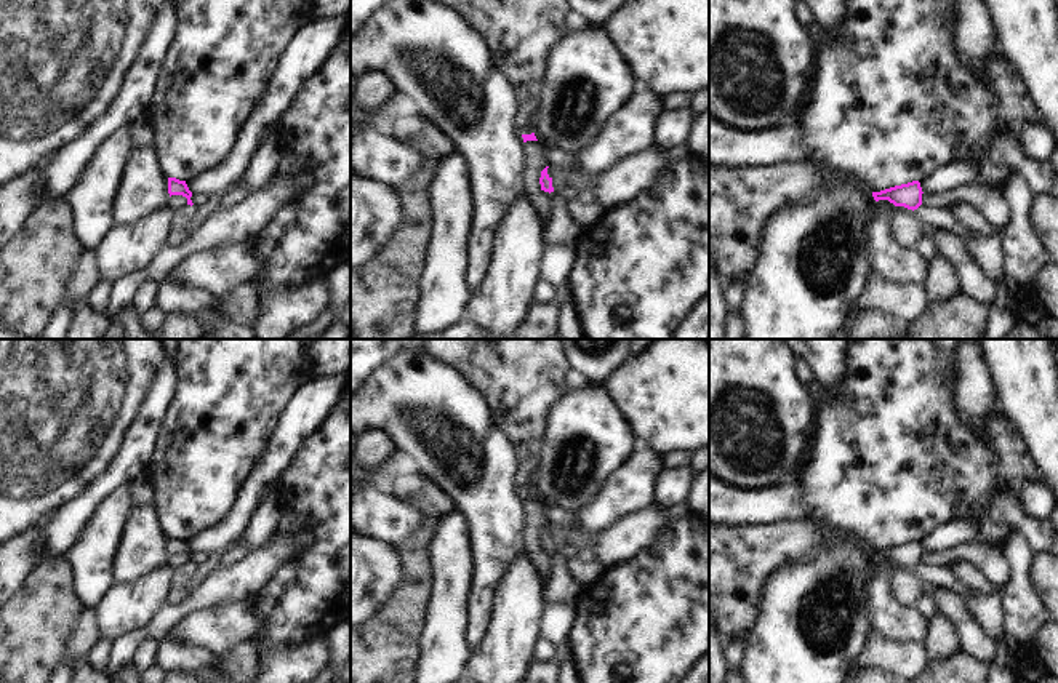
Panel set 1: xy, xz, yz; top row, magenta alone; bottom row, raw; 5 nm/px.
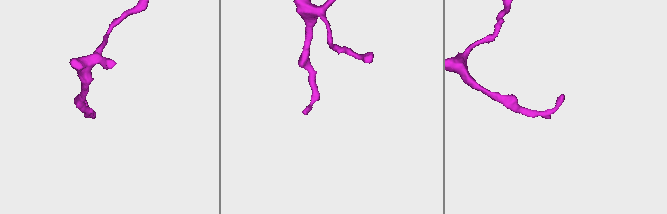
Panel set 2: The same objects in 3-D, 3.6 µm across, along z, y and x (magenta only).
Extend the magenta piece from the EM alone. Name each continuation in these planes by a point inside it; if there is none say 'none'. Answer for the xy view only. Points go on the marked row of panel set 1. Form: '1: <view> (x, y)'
1: xy (186, 211)

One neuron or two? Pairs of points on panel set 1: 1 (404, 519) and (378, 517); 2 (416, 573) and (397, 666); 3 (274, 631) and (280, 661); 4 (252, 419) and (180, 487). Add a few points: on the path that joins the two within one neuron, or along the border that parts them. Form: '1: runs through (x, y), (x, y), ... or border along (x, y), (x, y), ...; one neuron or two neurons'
1: runs through (397, 517), (384, 517); one neuron
2: runs through (415, 595), (397, 629), (397, 643); one neuron
3: border along (314, 639), (304, 643), (261, 647); two neurons
4: runs through (232, 427), (204, 456), (199, 467); one neuron

